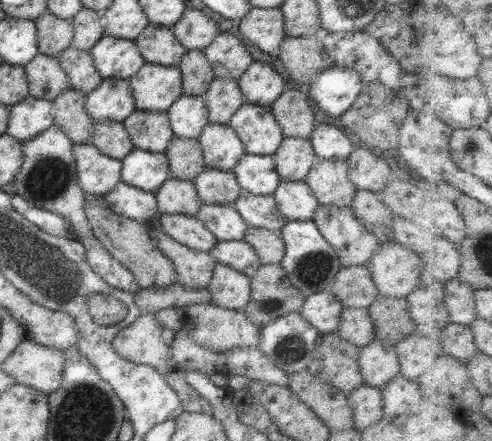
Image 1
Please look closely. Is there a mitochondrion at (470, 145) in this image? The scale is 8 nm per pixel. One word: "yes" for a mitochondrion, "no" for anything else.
yes

